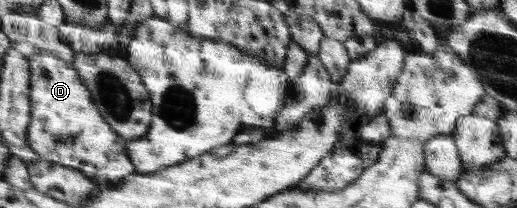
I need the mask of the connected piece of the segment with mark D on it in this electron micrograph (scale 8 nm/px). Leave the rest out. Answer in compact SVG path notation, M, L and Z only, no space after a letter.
M35 54L28 61L31 122L26 137L29 148L41 159L83 172L105 189L123 184L125 179L137 174L126 142L103 120L73 65L51 54Z

